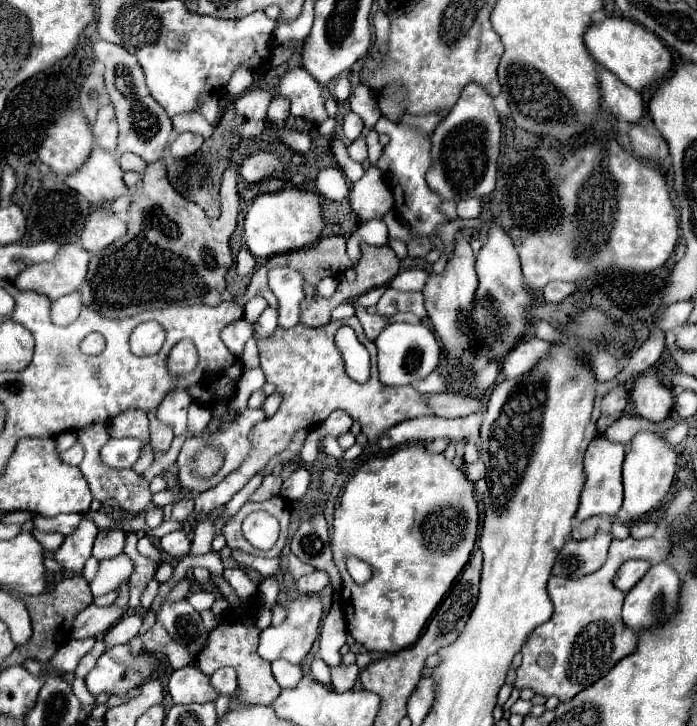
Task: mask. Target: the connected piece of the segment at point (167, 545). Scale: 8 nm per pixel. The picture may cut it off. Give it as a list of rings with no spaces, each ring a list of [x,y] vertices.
[[[172,531],[160,539],[160,547],[172,555],[172,557],[182,557],[186,551],[190,551],[190,539],[184,535],[184,531]]]

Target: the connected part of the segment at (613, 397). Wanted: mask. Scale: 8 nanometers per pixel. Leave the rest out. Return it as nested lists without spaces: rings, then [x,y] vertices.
[[[616,385],[612,387],[600,401],[602,413],[616,413],[622,411],[628,403],[628,387],[626,385]]]

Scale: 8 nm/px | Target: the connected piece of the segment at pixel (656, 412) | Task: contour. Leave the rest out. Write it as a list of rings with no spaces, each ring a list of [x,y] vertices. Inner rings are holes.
[[[638,377],[630,391],[636,413],[648,421],[662,423],[672,415],[672,393],[656,377]]]

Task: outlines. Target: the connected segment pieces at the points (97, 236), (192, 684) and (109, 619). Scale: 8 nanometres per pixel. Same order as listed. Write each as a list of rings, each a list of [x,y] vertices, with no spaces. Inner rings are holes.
[[[98,209],[88,217],[82,233],[82,247],[88,253],[100,253],[126,233],[126,223],[118,219],[110,209]]]
[[[182,667],[170,675],[168,681],[168,693],[174,703],[204,703],[204,701],[214,701],[218,695],[212,695],[212,687],[208,683],[208,677],[198,671],[198,667]]]
[[[88,605],[84,611],[76,615],[72,623],[72,637],[84,639],[84,637],[104,635],[122,615],[124,615],[124,609],[118,609],[116,605],[110,605],[110,607]]]

